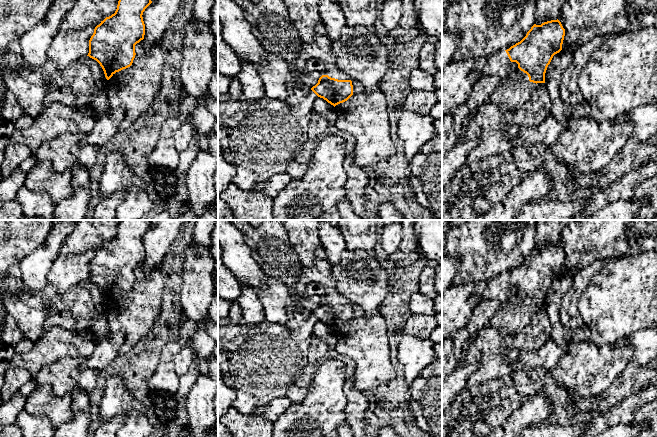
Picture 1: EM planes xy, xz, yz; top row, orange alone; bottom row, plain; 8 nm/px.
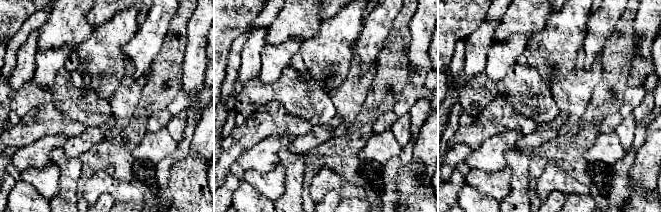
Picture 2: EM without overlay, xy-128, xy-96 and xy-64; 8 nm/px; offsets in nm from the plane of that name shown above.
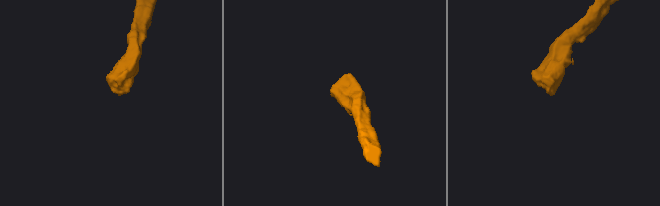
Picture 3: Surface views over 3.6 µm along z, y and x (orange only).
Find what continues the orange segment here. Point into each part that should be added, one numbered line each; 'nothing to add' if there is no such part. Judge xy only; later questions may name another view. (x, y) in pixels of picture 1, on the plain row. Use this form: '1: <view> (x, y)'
nothing to add

